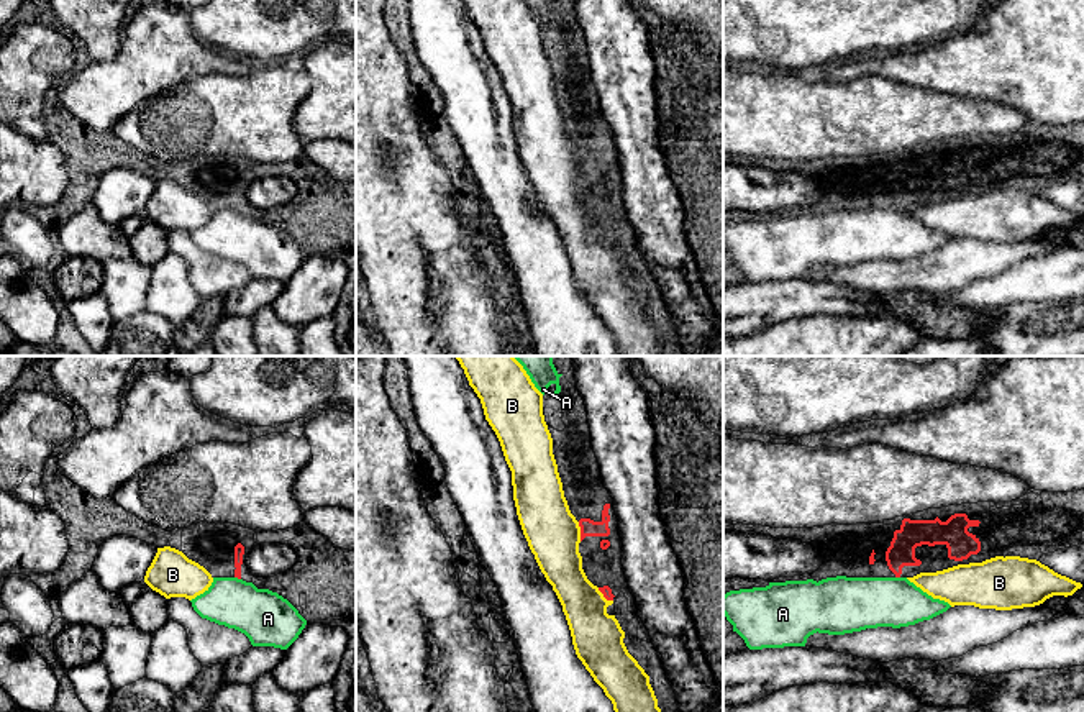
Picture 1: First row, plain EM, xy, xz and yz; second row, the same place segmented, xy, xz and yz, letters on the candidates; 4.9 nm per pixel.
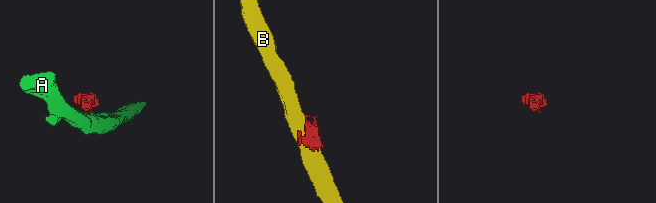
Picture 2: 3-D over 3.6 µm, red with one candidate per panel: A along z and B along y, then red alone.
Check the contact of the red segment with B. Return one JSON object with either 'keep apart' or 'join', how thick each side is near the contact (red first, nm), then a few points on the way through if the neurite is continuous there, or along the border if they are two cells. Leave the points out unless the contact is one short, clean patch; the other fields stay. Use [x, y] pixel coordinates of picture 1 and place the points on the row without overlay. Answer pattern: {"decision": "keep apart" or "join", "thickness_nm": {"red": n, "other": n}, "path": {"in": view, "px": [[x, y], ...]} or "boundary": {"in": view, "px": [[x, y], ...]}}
{"decision": "keep apart", "thickness_nm": {"red": 80, "other": 260}}

